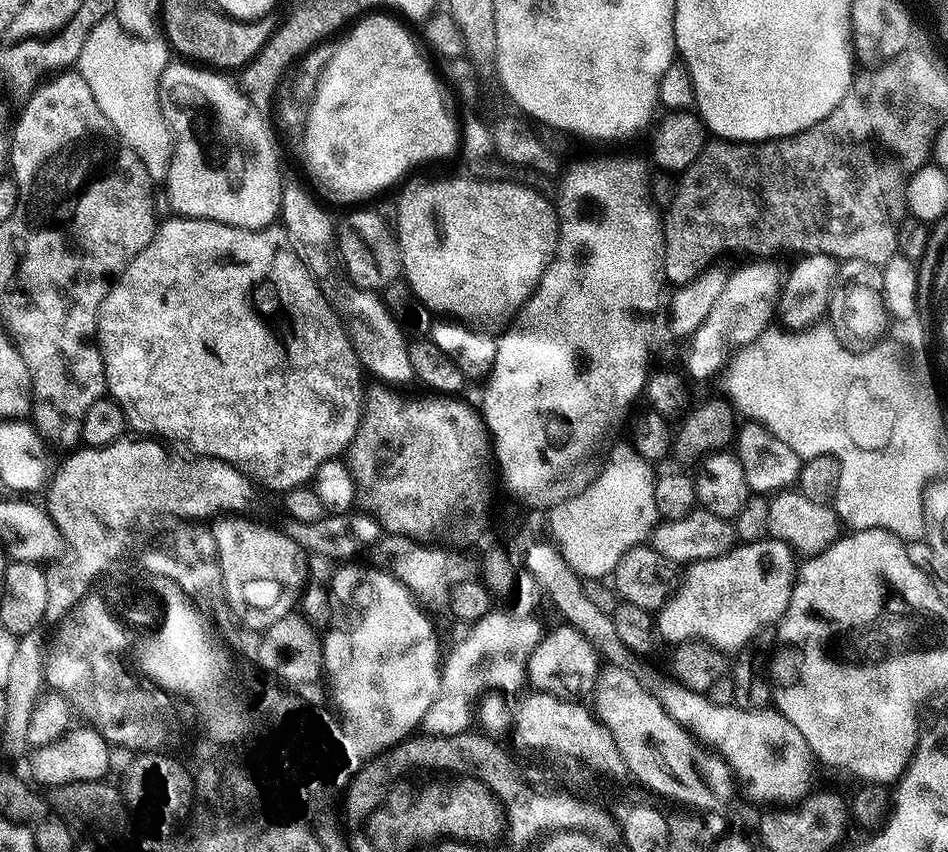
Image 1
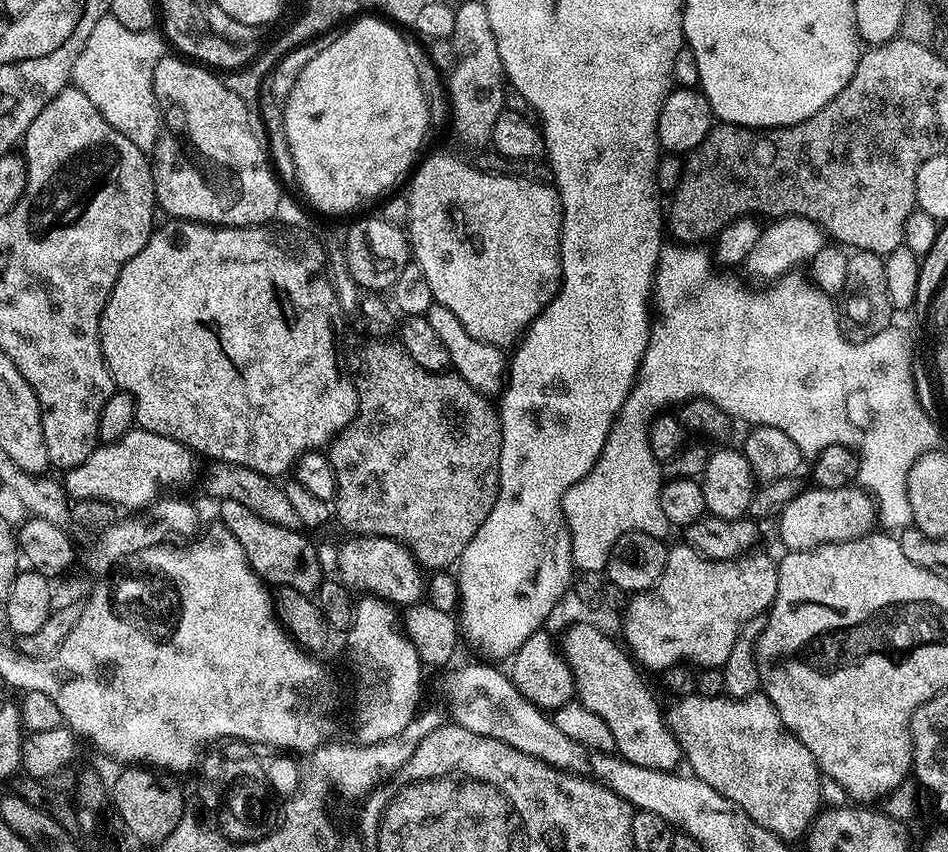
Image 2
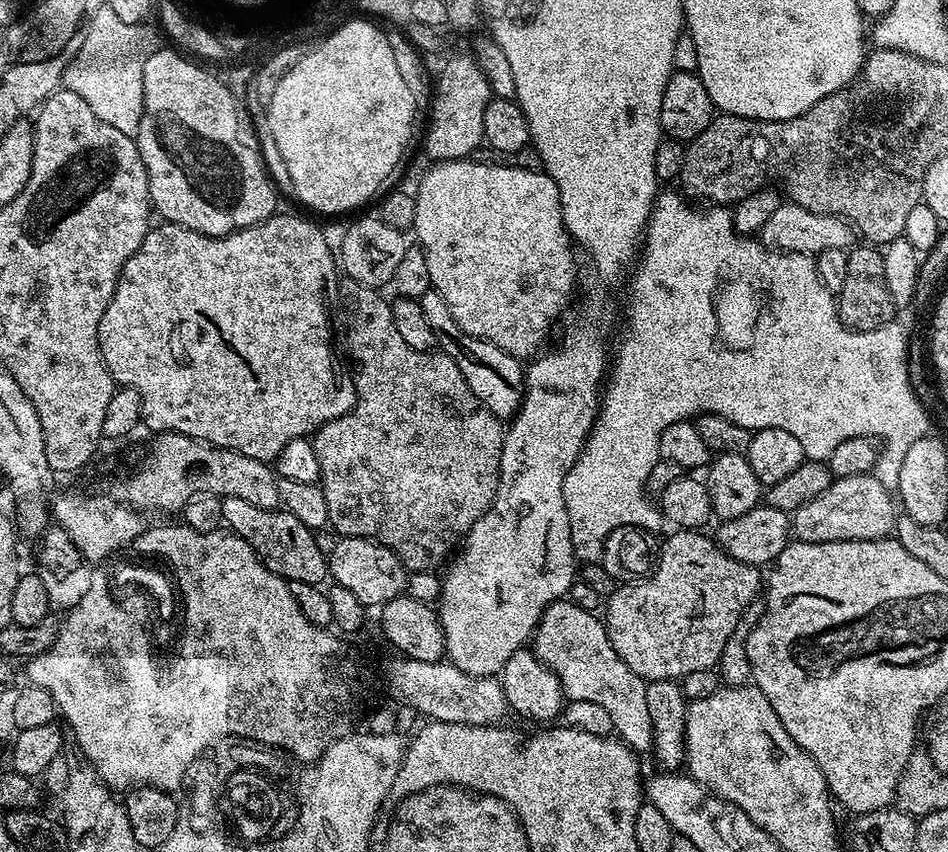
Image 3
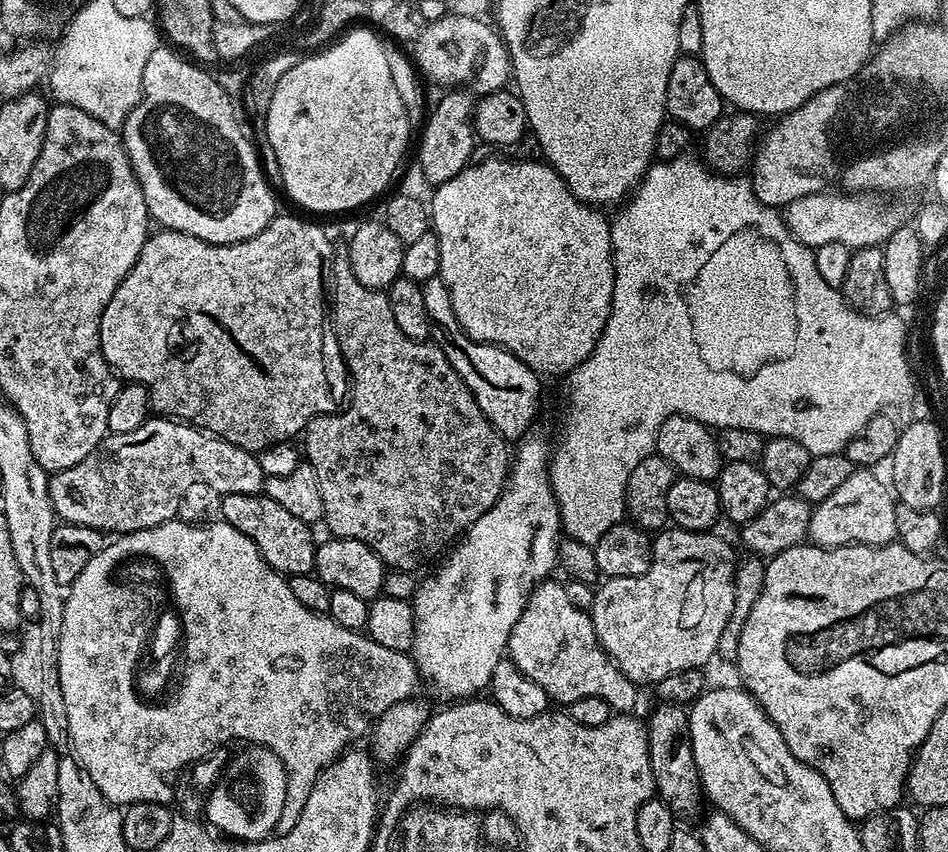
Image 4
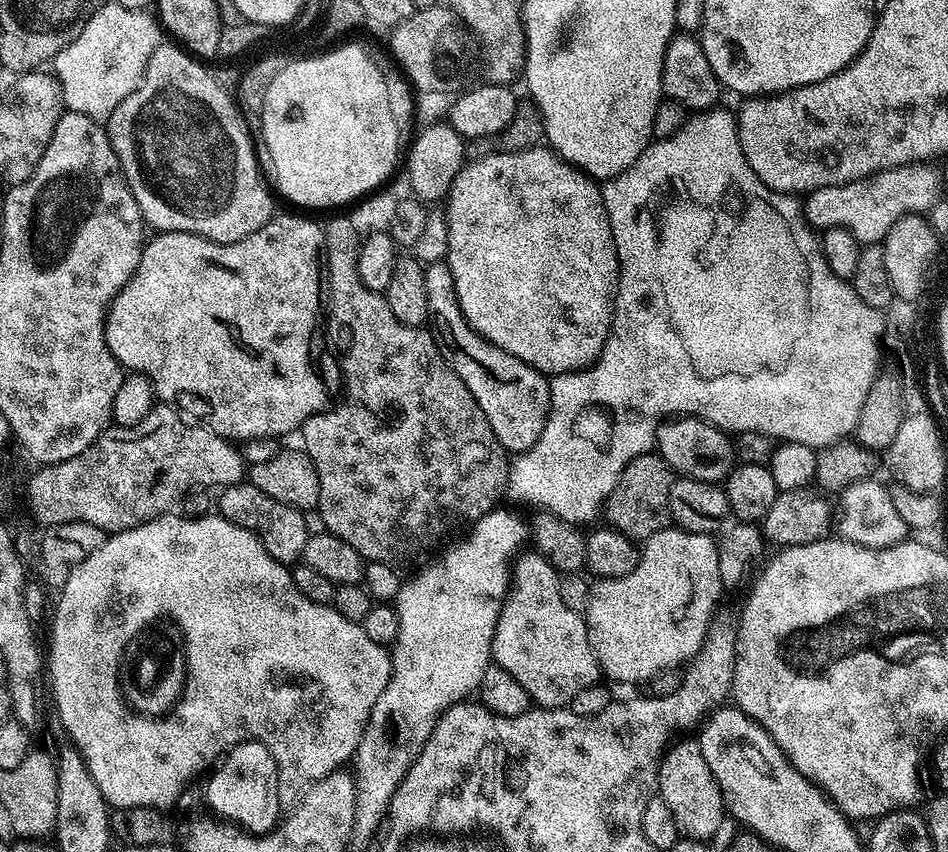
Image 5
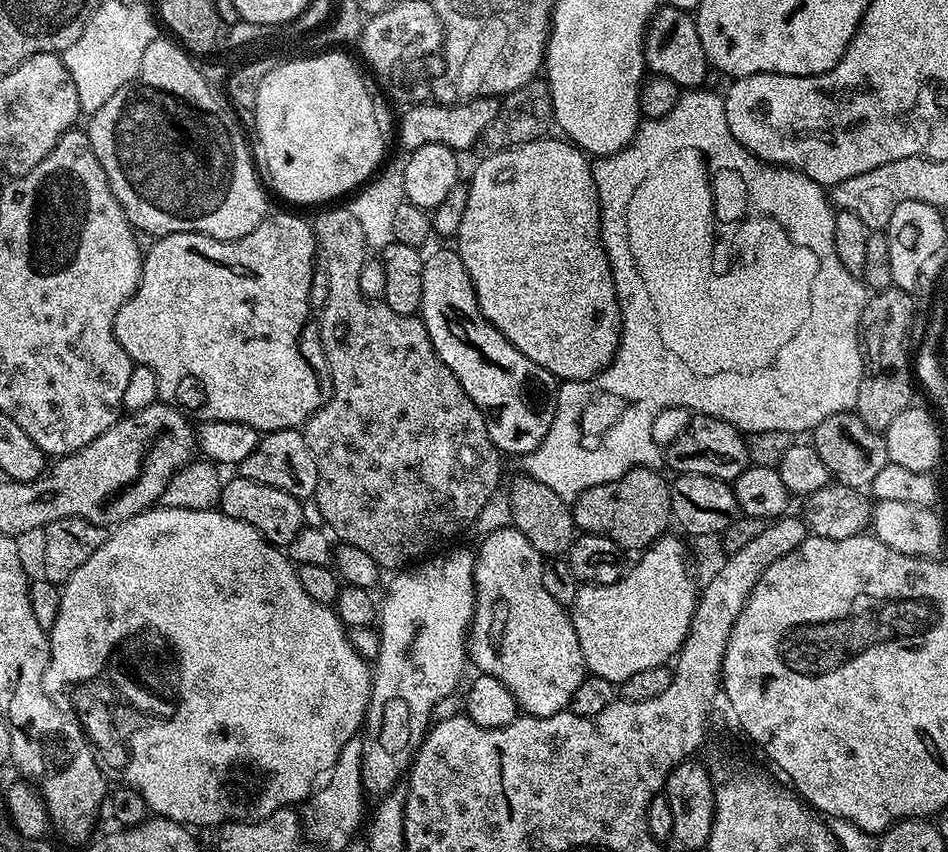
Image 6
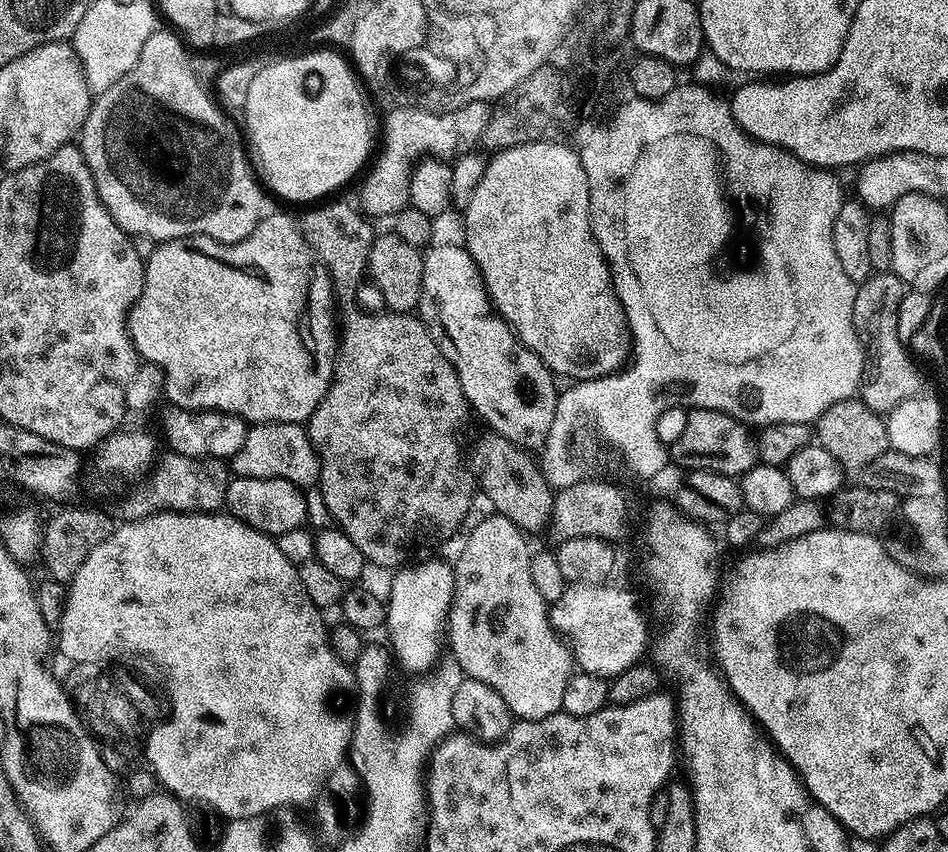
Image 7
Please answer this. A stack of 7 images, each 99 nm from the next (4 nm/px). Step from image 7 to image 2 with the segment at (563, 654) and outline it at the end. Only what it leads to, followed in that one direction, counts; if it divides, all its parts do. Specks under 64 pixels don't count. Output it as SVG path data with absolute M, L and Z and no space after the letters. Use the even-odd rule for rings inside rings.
M576 624L565 634L564 644L562 640L562 651L576 678L576 696L579 703L584 704L586 710L598 714L598 718L602 718L602 722L610 726L614 734L616 752L625 760L634 762L634 766L675 773L679 769L677 768L679 764L682 764L680 743L668 729L665 713L656 705L651 690L644 685L644 680L640 677L641 669L634 663L633 657L623 647L620 648L592 624Z

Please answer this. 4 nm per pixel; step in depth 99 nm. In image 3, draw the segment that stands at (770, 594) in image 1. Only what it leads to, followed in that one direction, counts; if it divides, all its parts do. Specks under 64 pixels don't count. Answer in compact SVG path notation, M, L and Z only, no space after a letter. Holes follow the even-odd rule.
M676 530L673 533L668 541L660 544L660 558L652 575L643 580L621 583L607 597L602 612L604 629L608 631L618 658L622 658L622 662L646 682L676 680L694 670L716 668L726 638L734 634L734 626L738 626L738 618L744 613L745 606L757 599L759 592L756 591L762 588L761 569L729 556L711 535L703 536L705 533L700 530Z

